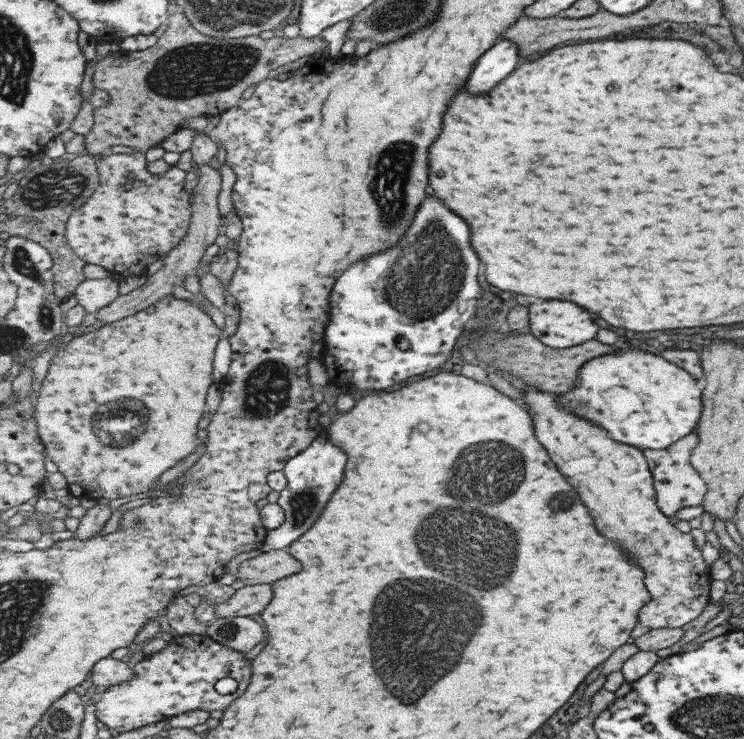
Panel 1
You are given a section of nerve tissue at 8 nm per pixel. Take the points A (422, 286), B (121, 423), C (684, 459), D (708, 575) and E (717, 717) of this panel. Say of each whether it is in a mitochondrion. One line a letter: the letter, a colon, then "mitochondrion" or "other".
A: mitochondrion
B: mitochondrion
C: other
D: other
E: mitochondrion

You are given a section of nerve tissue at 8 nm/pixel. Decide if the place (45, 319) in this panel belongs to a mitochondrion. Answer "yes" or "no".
yes

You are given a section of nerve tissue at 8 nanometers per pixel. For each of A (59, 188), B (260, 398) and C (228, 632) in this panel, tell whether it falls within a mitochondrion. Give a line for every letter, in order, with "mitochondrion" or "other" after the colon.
A: mitochondrion
B: mitochondrion
C: mitochondrion

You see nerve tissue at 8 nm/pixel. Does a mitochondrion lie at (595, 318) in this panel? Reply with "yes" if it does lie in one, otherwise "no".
no

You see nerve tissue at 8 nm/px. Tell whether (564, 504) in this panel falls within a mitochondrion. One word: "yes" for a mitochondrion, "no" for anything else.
no

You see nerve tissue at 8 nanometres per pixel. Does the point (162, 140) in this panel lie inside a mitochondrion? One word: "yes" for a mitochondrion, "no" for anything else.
no

